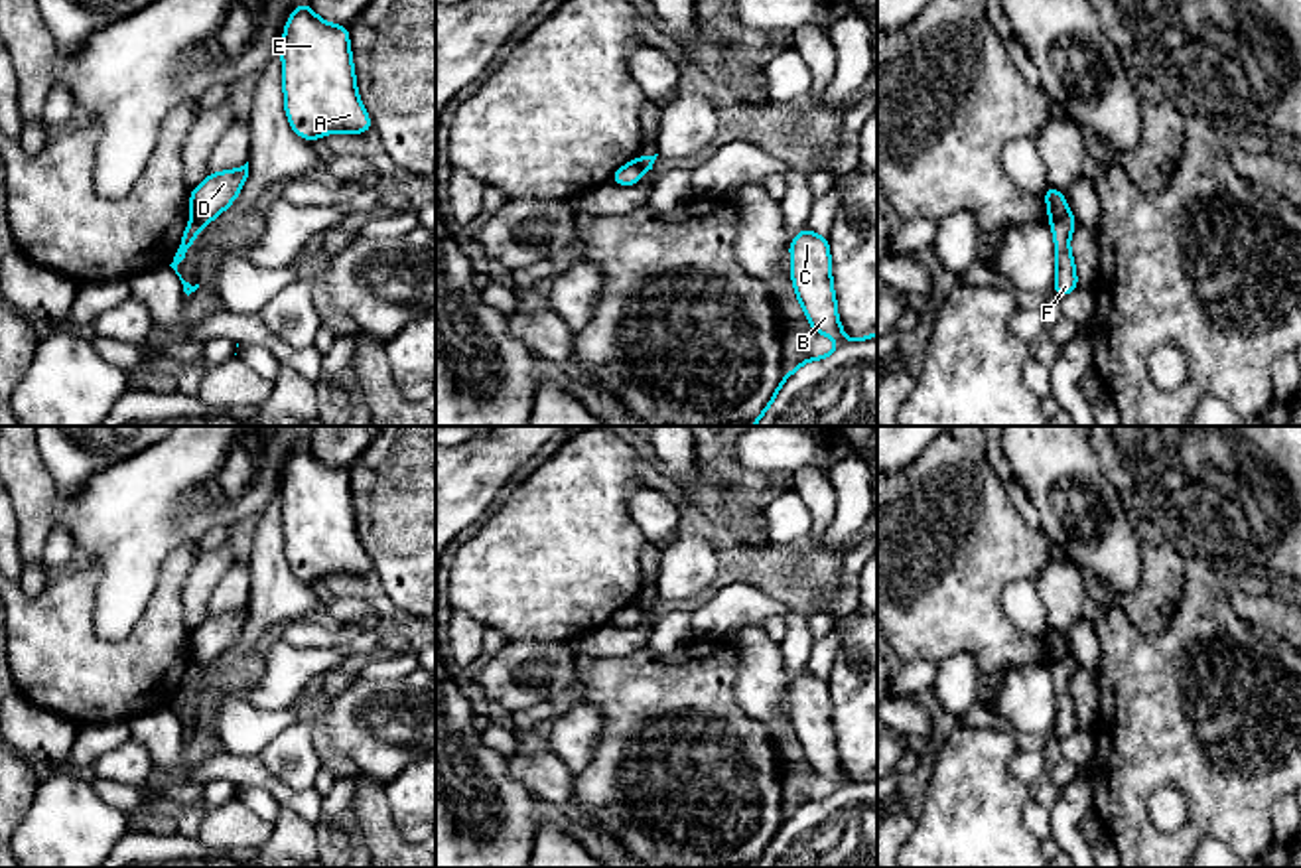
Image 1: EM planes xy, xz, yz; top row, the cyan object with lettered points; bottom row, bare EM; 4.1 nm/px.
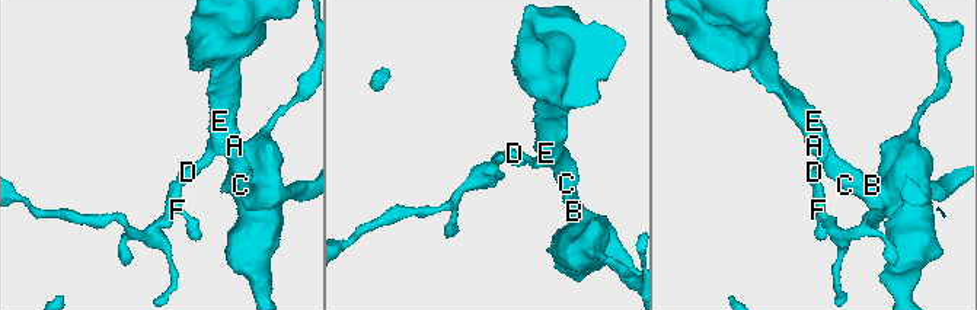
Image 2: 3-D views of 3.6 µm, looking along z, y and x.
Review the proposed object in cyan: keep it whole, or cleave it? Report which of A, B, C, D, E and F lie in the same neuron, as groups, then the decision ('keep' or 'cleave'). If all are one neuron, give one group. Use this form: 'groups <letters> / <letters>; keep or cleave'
groups A B C D E / F; cleave

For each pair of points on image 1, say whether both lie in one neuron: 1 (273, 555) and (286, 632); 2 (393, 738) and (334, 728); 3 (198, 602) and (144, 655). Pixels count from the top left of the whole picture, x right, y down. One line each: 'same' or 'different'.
1: different
2: same
3: different

